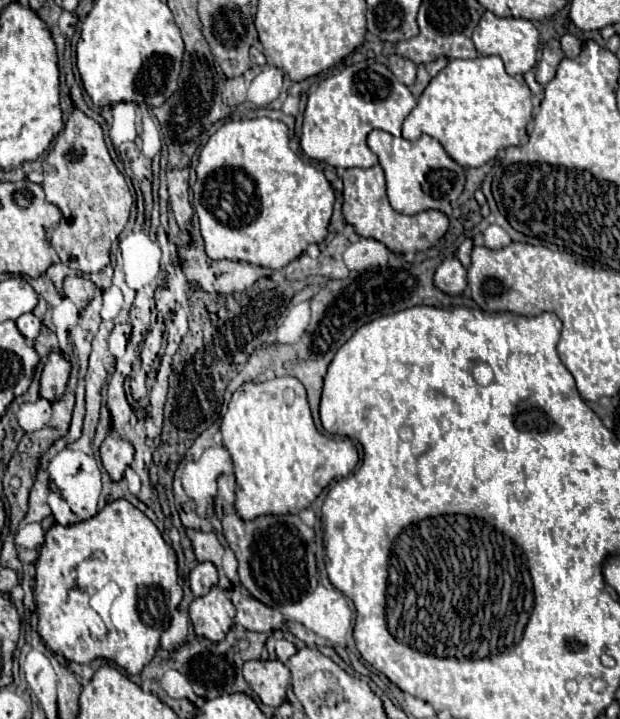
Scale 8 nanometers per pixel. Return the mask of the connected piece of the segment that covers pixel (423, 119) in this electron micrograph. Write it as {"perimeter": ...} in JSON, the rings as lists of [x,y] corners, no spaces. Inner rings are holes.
{"perimeter":[[[479,56],[475,60],[449,60],[447,66],[429,82],[417,106],[405,118],[403,138],[415,140],[421,134],[429,134],[441,142],[445,152],[457,164],[465,168],[477,168],[495,158],[501,148],[517,146],[525,136],[525,128],[531,122],[531,118],[533,118],[533,104],[529,86],[522,80],[519,82],[513,76],[509,76],[499,56]]]}

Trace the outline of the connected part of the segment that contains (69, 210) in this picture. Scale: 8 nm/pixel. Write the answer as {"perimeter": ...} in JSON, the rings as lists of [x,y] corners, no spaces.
{"perimeter":[[[77,106],[43,160],[43,176],[47,202],[55,204],[63,214],[61,224],[51,238],[61,262],[87,274],[103,270],[109,264],[111,244],[117,240],[129,220],[133,196],[125,176],[117,170],[109,156],[103,128]]]}

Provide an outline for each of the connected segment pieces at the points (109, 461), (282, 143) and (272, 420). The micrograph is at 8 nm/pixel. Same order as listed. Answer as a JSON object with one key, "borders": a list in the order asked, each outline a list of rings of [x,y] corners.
{"borders":[[[[109,432],[109,436],[101,444],[101,462],[109,472],[111,480],[119,482],[127,466],[133,462],[133,446],[117,432]]],[[[255,118],[255,120],[239,120],[239,122],[223,124],[209,138],[209,142],[201,148],[195,172],[197,172],[197,182],[193,186],[193,208],[199,216],[201,236],[203,236],[203,242],[205,242],[205,252],[211,260],[243,260],[243,262],[249,262],[249,264],[255,264],[255,266],[283,268],[285,264],[289,264],[291,260],[301,256],[307,250],[309,244],[321,244],[325,240],[327,226],[329,226],[331,212],[333,212],[335,192],[333,192],[329,180],[323,176],[323,172],[315,170],[311,164],[305,164],[297,154],[293,154],[293,150],[289,148],[289,128],[283,122],[271,120],[271,118]]],[[[293,376],[271,378],[267,382],[245,382],[233,392],[229,410],[221,420],[223,446],[233,458],[234,475],[237,478],[235,510],[243,520],[253,520],[263,514],[299,514],[303,508],[321,494],[321,490],[335,478],[349,476],[359,454],[355,444],[347,436],[321,434],[313,422],[307,390]]]]}

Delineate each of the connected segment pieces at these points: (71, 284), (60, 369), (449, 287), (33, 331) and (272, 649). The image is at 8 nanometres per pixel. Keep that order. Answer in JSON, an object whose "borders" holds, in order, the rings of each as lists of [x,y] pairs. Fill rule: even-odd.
{"borders":[[[[67,276],[63,282],[63,292],[69,300],[75,302],[77,308],[85,308],[93,294],[95,294],[95,284],[87,278],[79,278],[79,276]]],[[[51,352],[49,360],[43,368],[43,374],[41,374],[39,396],[51,404],[59,402],[67,390],[69,372],[71,372],[71,364],[67,362],[67,358],[59,352]]],[[[447,258],[437,268],[433,282],[441,292],[449,296],[459,296],[467,286],[467,270],[461,266],[457,258]]],[[[31,312],[19,316],[15,322],[17,322],[19,332],[21,332],[29,342],[33,342],[33,340],[39,336],[39,332],[41,332],[41,320],[39,320],[35,314],[31,314]]],[[[269,638],[269,640],[267,640],[267,652],[269,652],[269,658],[271,658],[271,660],[287,662],[293,654],[297,654],[297,648],[295,648],[291,642],[287,642],[287,640]]]]}

